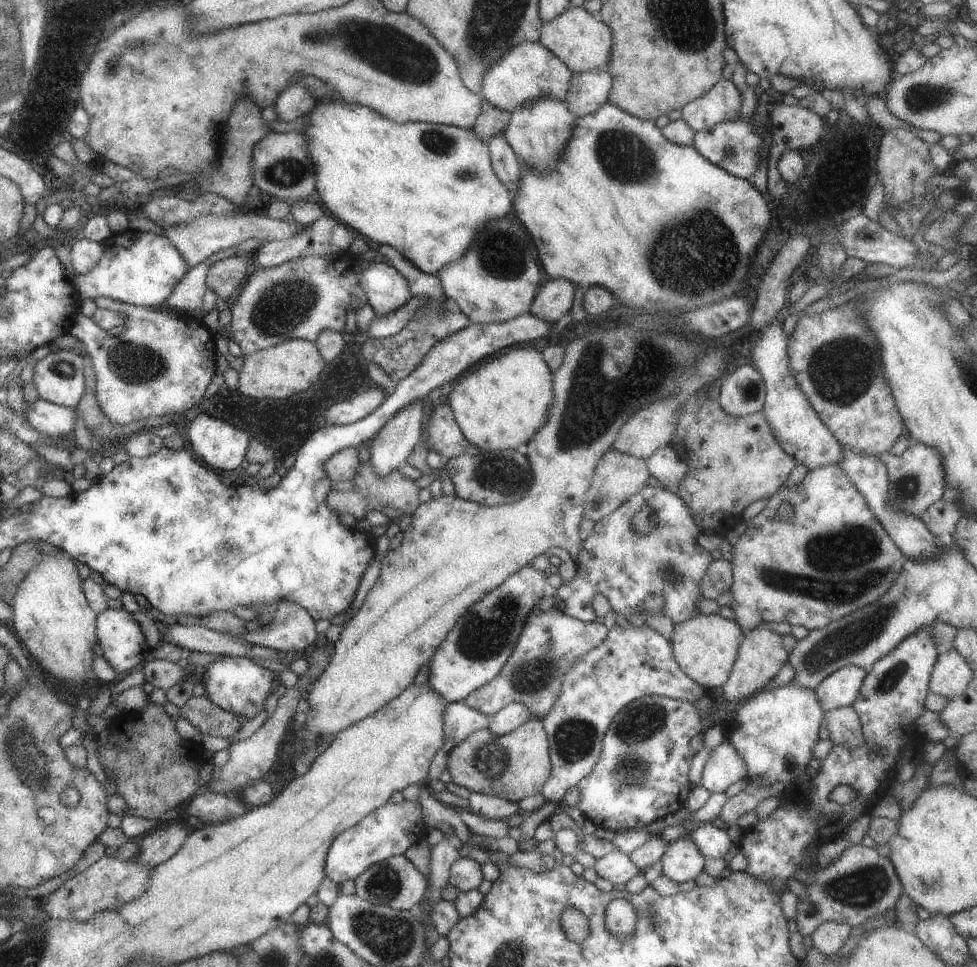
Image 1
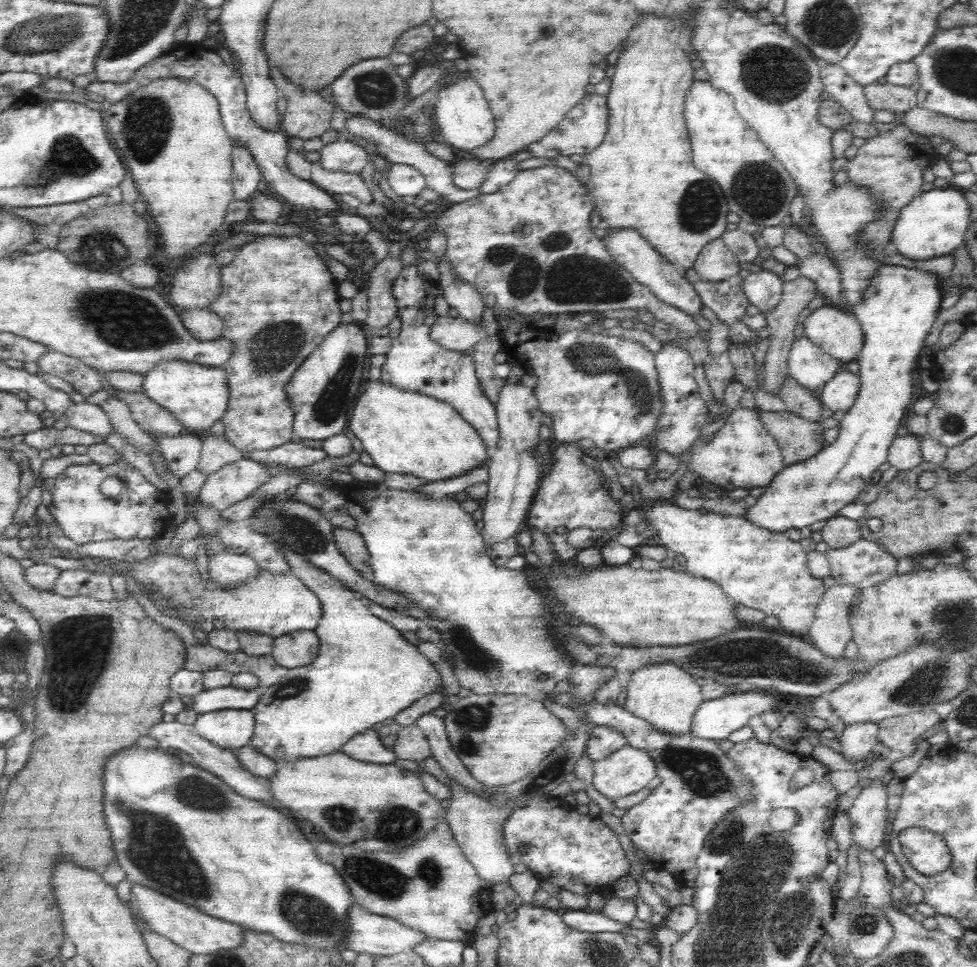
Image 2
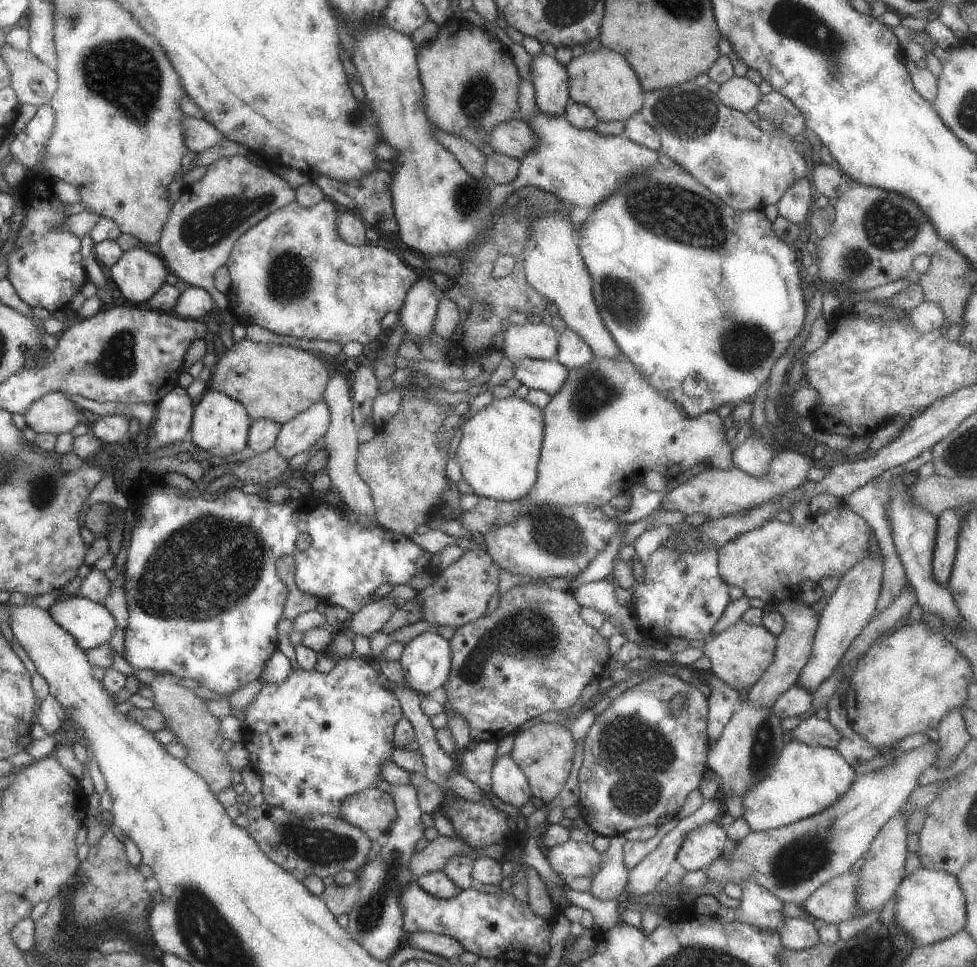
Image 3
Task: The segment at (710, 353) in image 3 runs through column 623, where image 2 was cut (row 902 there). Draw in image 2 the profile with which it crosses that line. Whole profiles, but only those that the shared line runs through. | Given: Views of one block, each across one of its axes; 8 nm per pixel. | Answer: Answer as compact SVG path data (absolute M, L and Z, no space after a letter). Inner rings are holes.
M138 744L132 746L132 748L120 750L116 756L112 756L112 760L108 760L108 764L104 768L106 770L104 772L104 778L106 778L104 812L106 812L106 820L108 820L106 823L108 823L108 829L110 829L110 835L112 835L112 843L114 843L114 849L116 849L115 860L125 872L125 878L132 884L140 884L151 888L164 896L169 896L174 900L179 900L192 908L196 908L196 910L208 916L216 917L218 920L223 920L224 922L237 924L238 926L242 926L244 930L269 934L272 938L276 938L280 942L286 942L286 944L299 944L306 948L315 948L322 951L341 951L345 949L344 942L350 936L350 908L356 902L354 902L354 897L350 893L350 887L344 882L340 873L336 871L333 864L320 859L314 848L312 848L312 844L300 832L298 824L294 824L292 820L288 820L282 812L278 812L276 808L272 808L268 802L254 800L236 793L224 780L203 768L186 762L184 764L176 762L174 766L176 768L170 774L170 768L172 768L170 753L164 754L163 748L146 749ZM160 770L168 774L168 778L164 780L164 782L168 782L166 786L164 786L164 782L162 782L162 786L154 786L154 782L150 778L156 772L160 774Z

